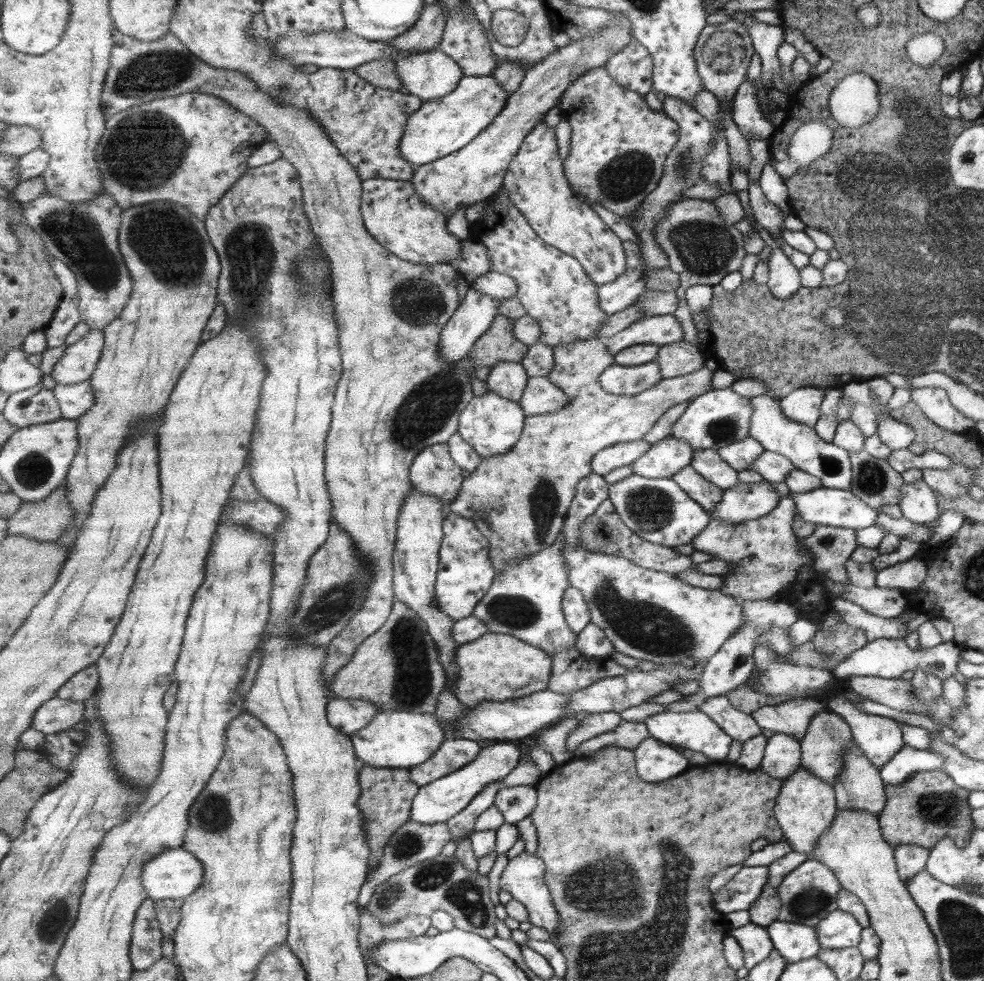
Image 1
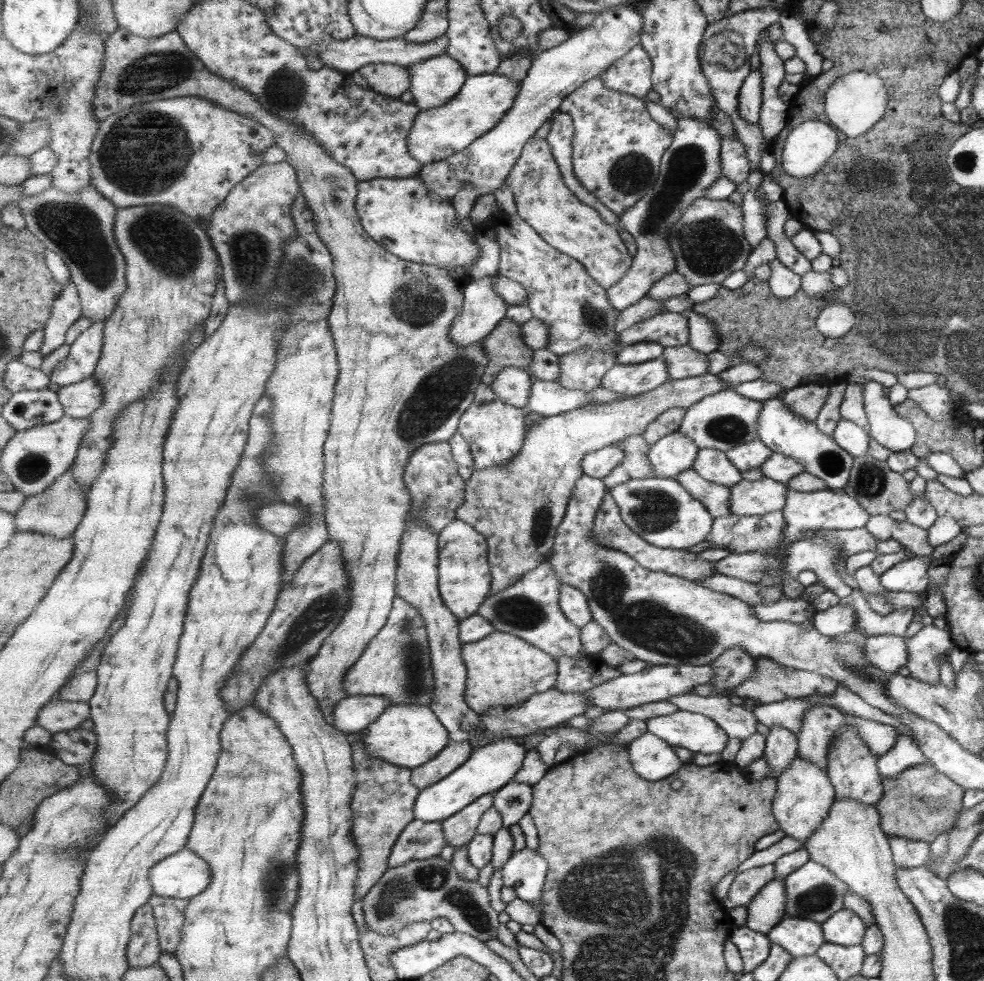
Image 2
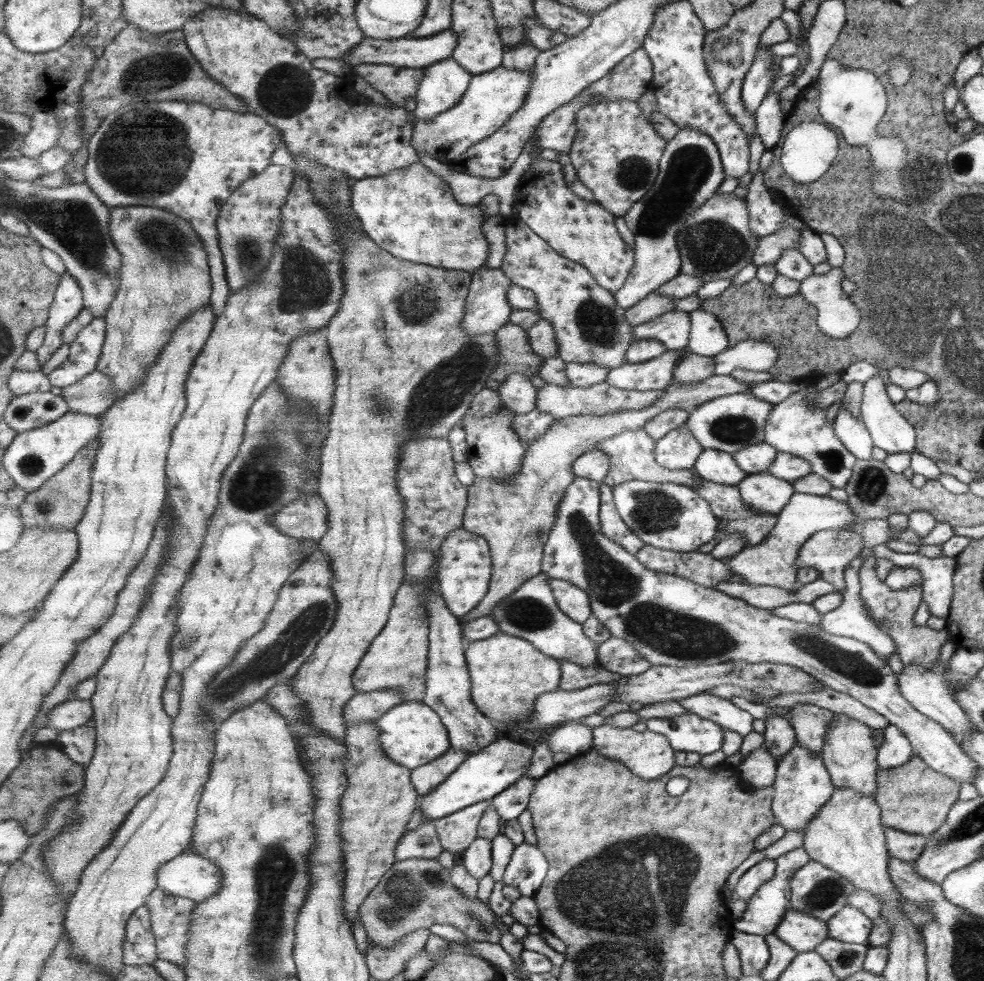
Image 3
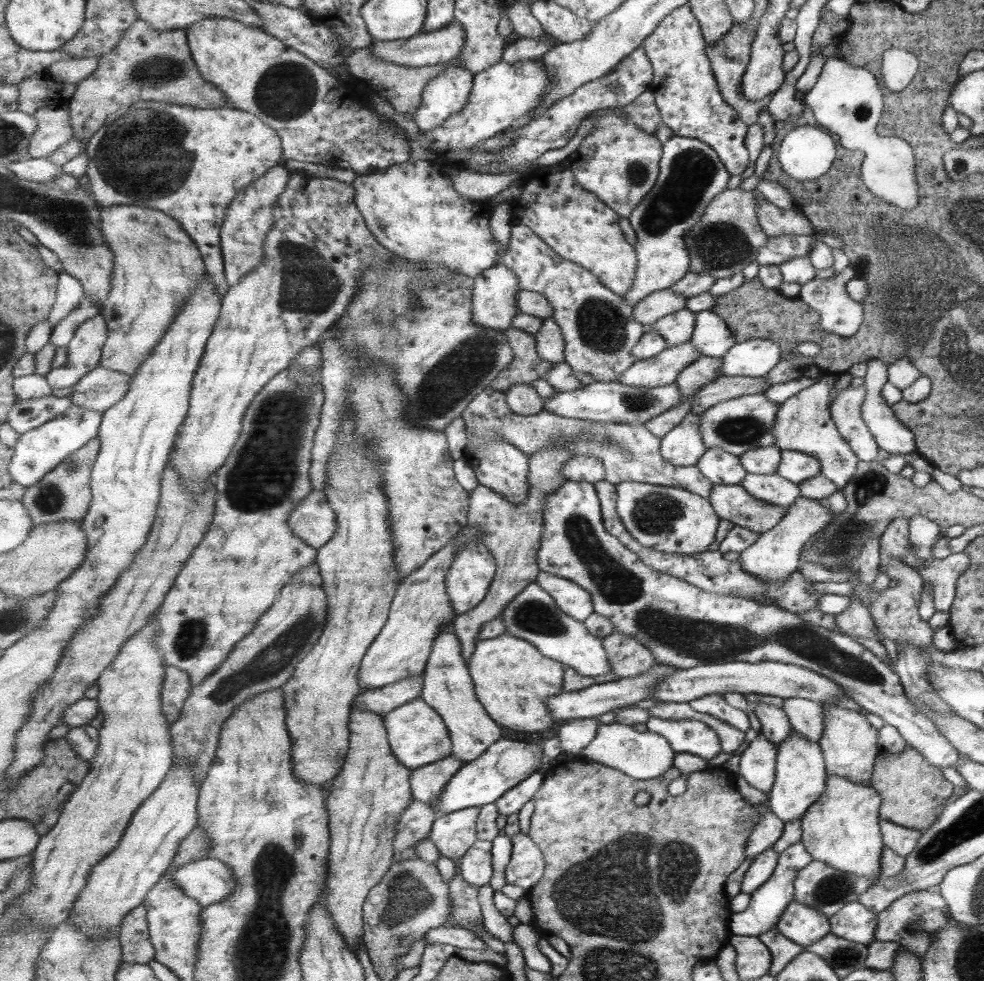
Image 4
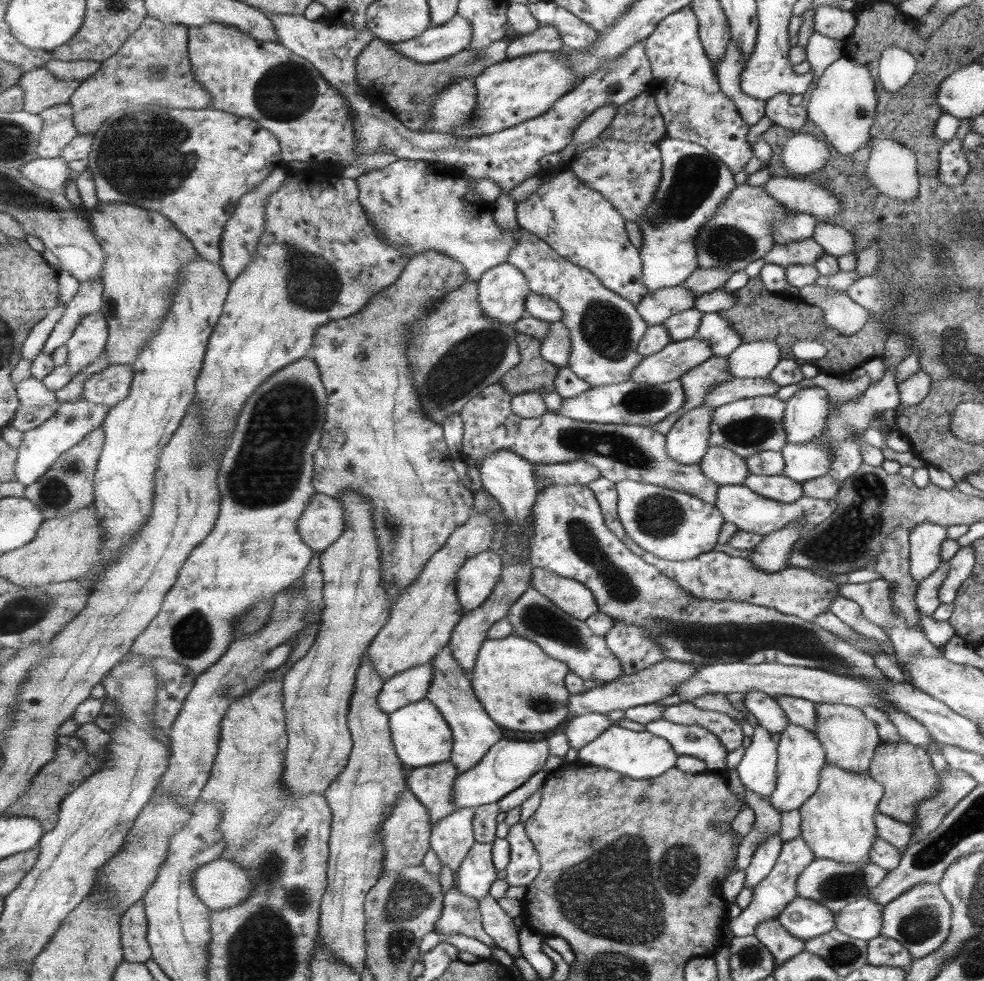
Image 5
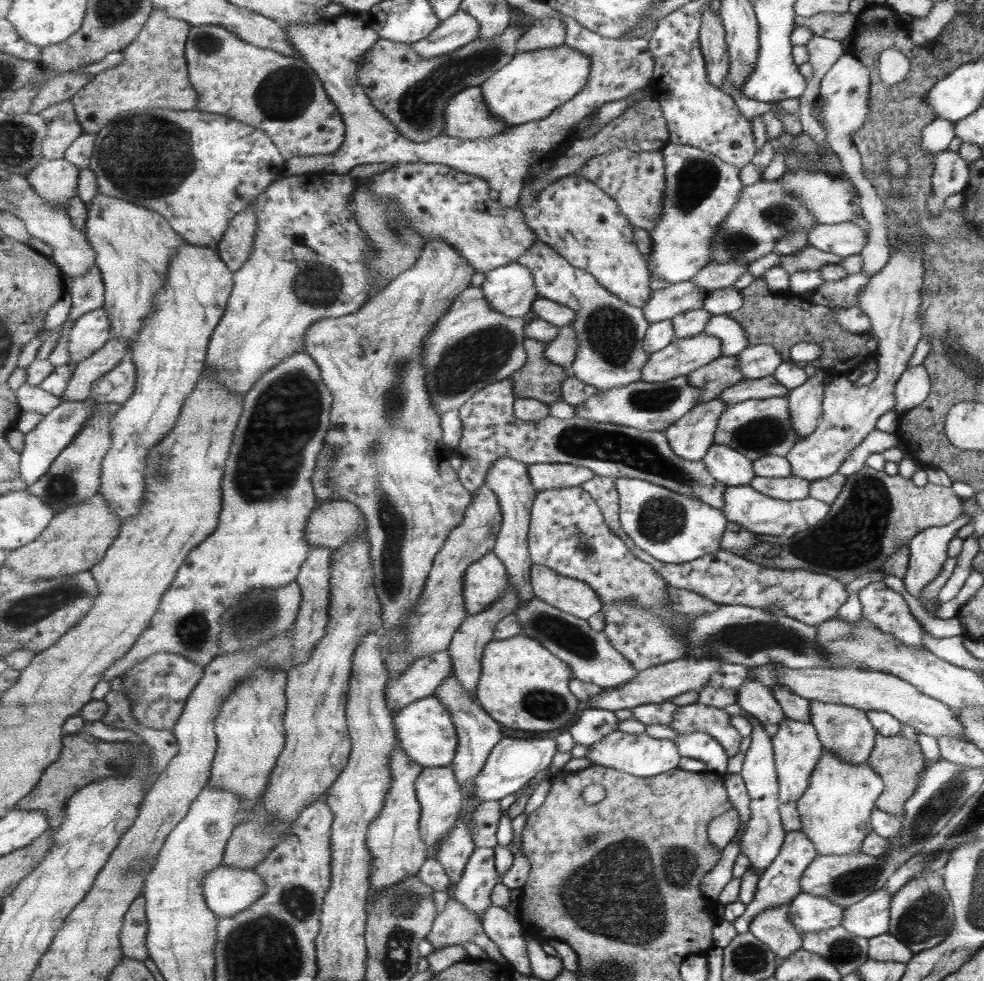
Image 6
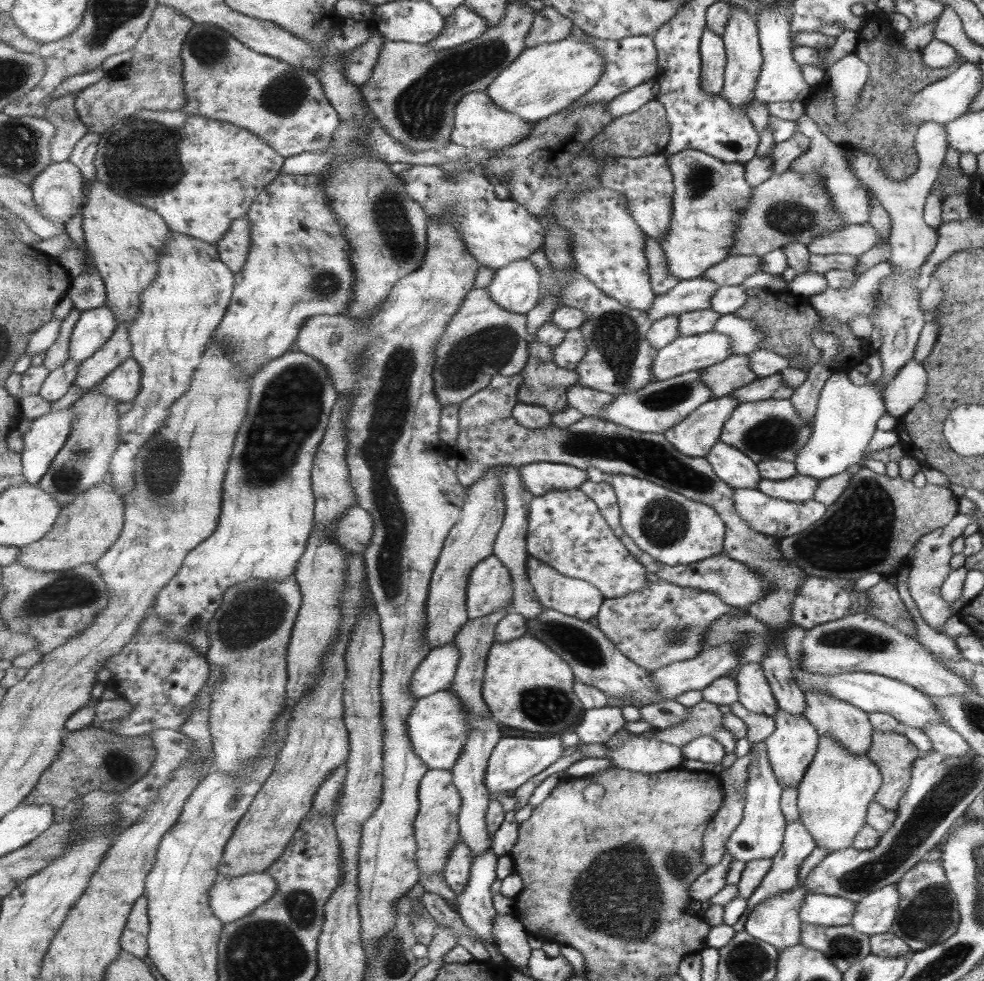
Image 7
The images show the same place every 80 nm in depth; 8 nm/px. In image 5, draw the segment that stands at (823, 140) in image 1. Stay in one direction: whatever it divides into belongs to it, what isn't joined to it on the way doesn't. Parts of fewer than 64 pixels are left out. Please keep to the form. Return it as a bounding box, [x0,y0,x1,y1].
[781,132,830,176]

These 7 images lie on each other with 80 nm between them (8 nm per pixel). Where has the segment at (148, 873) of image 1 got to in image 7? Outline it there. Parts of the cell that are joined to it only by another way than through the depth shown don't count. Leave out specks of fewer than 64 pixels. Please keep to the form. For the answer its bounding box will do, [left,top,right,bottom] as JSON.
[210,872,279,923]

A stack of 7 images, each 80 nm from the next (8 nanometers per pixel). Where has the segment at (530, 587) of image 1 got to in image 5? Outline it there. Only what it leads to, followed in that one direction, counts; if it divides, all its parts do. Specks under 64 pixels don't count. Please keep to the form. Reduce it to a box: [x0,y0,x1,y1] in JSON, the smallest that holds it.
[507,586,626,683]

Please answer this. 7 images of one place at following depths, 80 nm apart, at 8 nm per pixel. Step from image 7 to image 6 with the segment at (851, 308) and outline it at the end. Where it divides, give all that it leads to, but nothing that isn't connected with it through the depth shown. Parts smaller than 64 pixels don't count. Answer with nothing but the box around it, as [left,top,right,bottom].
[809,272,870,308]

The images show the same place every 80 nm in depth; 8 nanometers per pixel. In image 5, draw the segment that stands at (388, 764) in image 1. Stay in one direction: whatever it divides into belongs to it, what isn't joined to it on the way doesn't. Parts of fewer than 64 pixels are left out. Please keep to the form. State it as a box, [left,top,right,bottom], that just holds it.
[390,698,454,768]

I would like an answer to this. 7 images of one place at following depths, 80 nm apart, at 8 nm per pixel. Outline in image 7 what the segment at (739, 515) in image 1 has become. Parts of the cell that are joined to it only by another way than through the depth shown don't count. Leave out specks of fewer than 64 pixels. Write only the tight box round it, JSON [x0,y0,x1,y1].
[755,474,817,503]

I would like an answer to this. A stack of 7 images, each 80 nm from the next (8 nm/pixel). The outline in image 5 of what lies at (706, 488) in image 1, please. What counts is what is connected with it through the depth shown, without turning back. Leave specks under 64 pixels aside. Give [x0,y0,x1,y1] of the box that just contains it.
[714,484,837,536]

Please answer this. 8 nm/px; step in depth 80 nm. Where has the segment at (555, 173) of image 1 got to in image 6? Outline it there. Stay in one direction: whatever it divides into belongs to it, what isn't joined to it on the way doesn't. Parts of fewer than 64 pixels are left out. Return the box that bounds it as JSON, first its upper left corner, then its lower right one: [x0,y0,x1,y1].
[520,173,652,308]

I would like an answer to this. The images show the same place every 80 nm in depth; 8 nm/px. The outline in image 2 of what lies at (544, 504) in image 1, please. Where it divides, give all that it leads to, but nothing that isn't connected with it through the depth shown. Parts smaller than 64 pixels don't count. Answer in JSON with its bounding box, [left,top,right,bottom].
[458,348,729,594]

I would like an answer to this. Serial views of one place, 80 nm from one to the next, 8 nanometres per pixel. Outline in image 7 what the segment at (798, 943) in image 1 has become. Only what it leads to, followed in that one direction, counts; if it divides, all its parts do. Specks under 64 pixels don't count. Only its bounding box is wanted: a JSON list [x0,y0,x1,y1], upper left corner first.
[798,893,854,927]

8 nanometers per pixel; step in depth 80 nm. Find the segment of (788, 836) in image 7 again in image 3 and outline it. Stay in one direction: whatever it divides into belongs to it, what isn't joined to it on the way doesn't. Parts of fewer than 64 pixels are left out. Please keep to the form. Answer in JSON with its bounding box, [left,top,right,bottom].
[734,847,810,935]

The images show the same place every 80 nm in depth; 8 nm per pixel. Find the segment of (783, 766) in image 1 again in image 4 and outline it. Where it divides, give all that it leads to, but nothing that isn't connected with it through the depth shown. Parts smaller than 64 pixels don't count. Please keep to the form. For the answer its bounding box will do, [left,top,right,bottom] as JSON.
[749,703,790,748]

